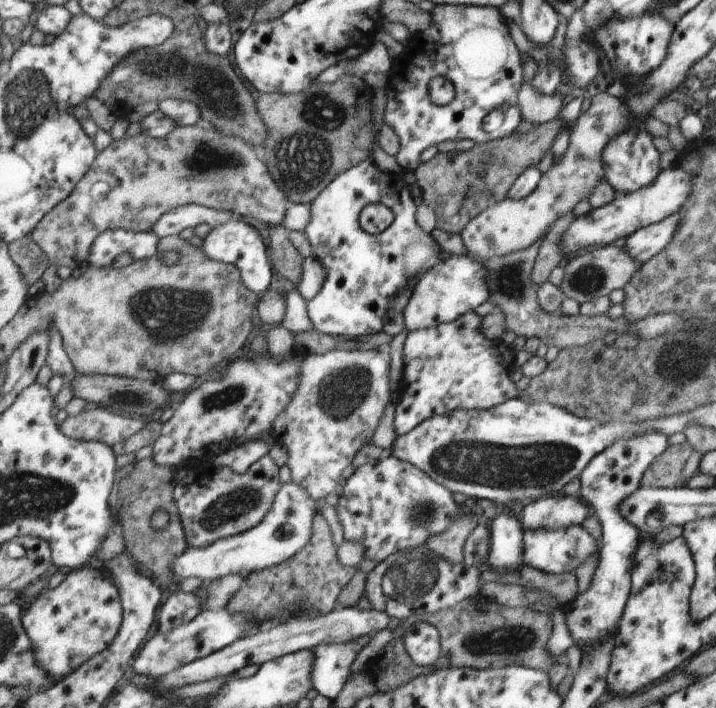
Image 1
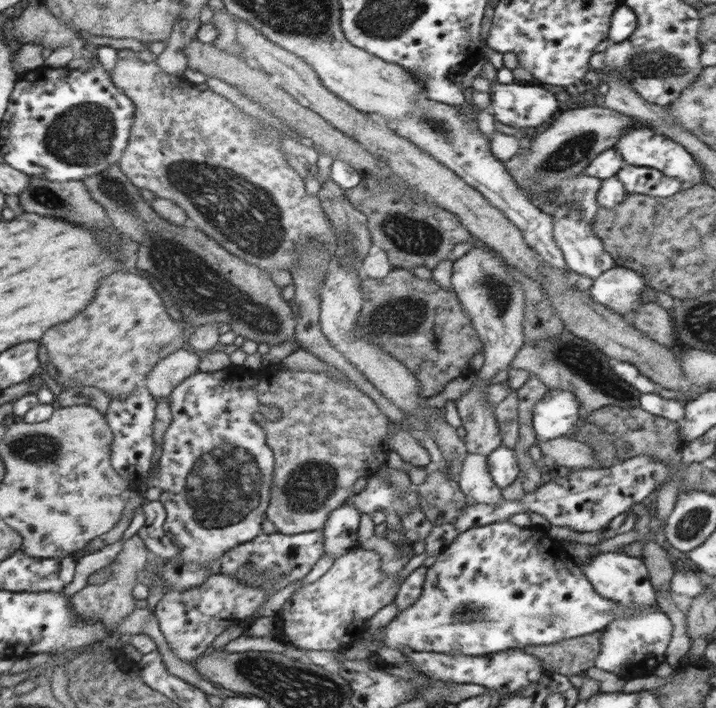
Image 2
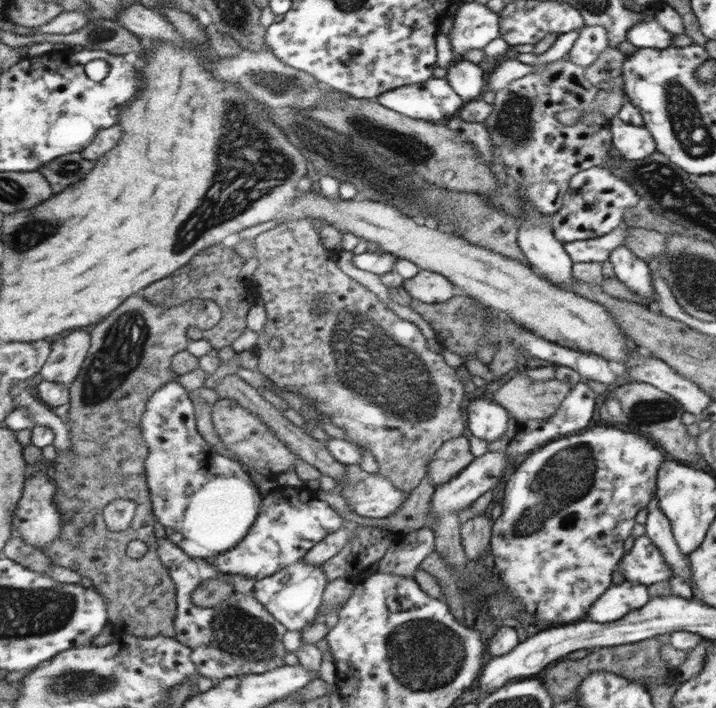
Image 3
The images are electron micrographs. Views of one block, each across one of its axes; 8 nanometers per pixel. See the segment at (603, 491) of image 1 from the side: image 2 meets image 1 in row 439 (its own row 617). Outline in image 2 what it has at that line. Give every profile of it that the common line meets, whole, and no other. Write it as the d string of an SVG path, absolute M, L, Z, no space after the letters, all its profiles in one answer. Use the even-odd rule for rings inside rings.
M606 552L592 558L581 569L601 596L633 610L630 617L617 619L602 630L600 654L595 660L595 667L615 677L618 682L654 674L654 670L666 662L666 648L672 638L672 622L657 604L654 605L656 596L646 564L640 558L622 552Z

